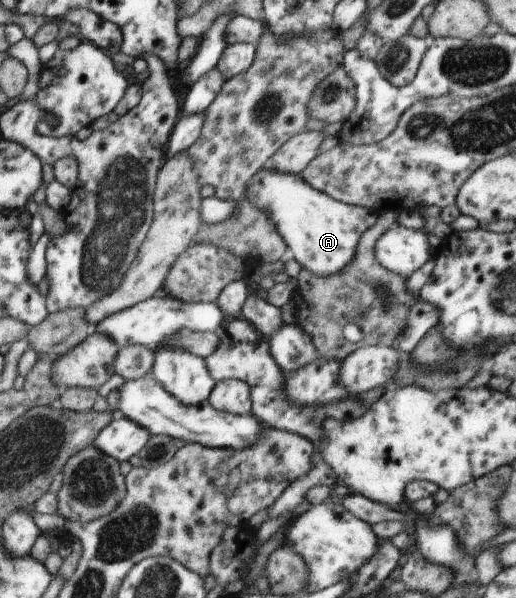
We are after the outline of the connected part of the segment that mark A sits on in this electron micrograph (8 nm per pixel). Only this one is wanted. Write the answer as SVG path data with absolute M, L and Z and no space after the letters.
M267 166L249 179L244 198L267 213L267 219L277 227L279 237L286 243L288 255L317 277L343 271L353 261L359 238L379 216L379 212L347 205L313 189L301 175L273 173Z

